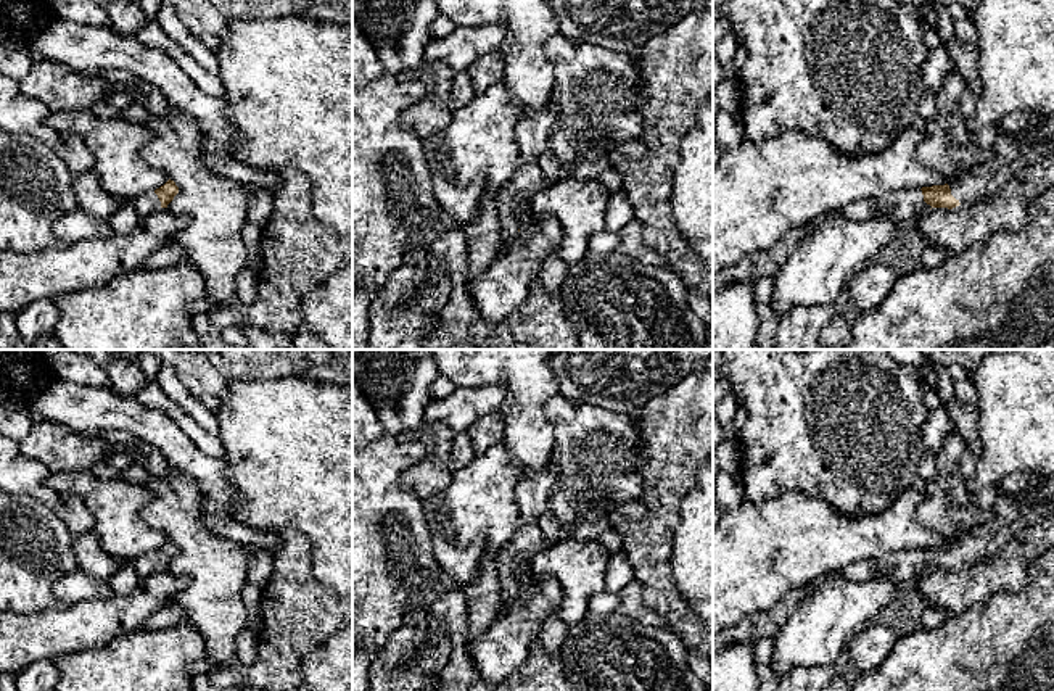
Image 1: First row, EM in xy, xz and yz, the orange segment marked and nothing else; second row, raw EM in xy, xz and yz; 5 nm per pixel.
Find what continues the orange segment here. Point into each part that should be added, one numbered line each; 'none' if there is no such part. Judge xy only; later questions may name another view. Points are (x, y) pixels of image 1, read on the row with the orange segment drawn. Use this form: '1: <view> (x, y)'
1: xy (148, 203)

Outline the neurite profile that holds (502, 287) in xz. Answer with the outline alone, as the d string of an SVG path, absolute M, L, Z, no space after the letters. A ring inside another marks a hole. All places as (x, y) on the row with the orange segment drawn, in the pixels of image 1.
M523 203L515 217L520 230L513 242L471 282L468 295L488 322L502 322L529 295L547 258L557 254L563 238L560 222L537 216Z

